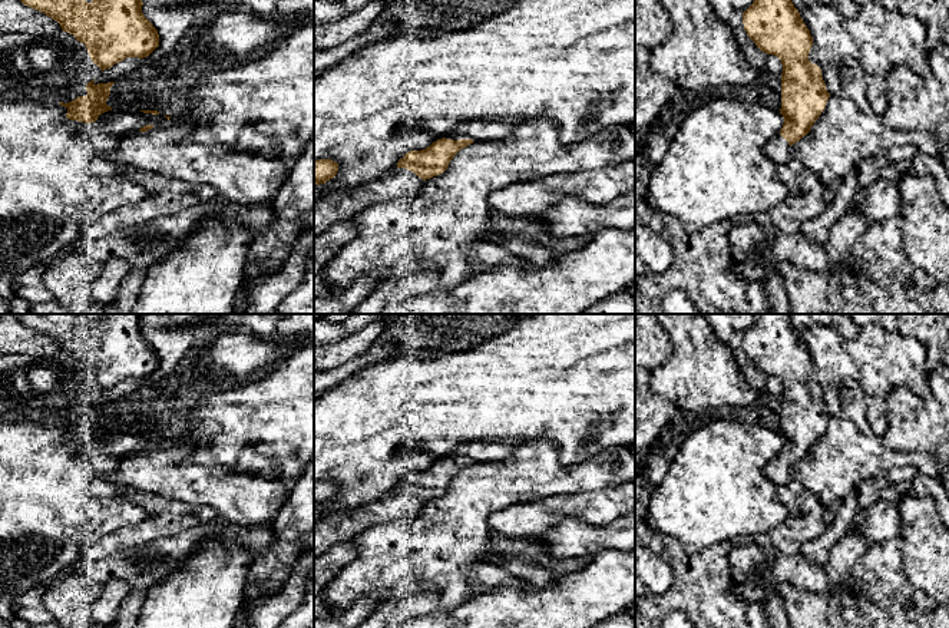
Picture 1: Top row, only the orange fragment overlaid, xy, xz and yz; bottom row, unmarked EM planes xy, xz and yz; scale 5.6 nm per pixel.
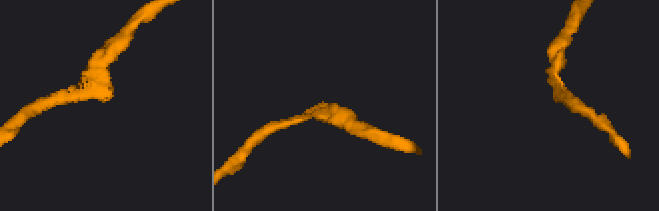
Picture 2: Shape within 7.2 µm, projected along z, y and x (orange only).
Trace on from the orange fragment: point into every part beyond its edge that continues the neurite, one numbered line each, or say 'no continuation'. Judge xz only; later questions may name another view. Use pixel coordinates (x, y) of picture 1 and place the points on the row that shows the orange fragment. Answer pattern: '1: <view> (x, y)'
1: xz (486, 129)

